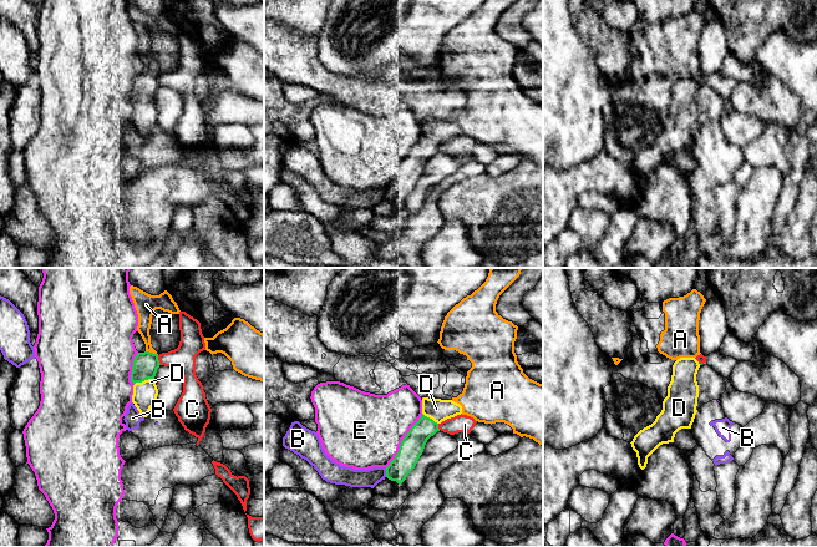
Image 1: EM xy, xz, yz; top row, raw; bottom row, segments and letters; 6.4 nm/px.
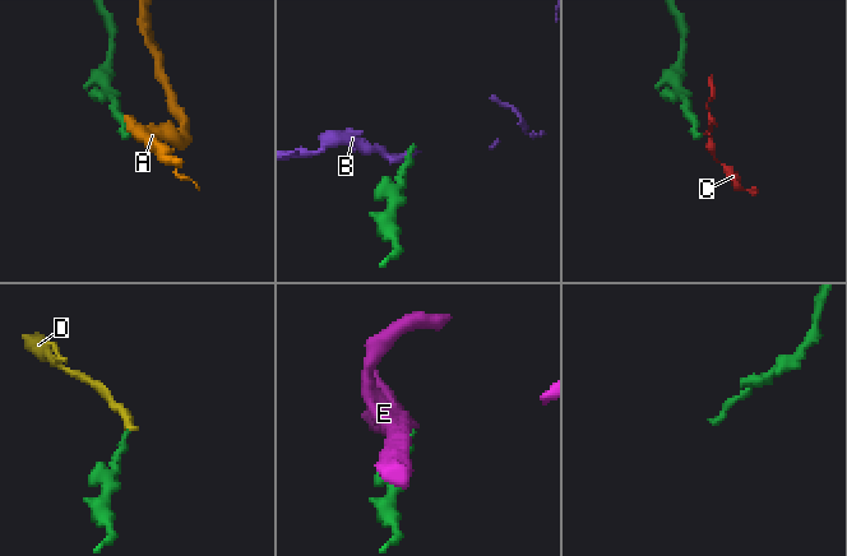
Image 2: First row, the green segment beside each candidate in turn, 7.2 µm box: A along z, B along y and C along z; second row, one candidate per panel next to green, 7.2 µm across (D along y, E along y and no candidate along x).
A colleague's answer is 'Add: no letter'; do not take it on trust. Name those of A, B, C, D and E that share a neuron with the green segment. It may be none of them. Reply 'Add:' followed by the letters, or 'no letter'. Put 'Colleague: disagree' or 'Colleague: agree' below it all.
Add: D
Colleague: disagree

